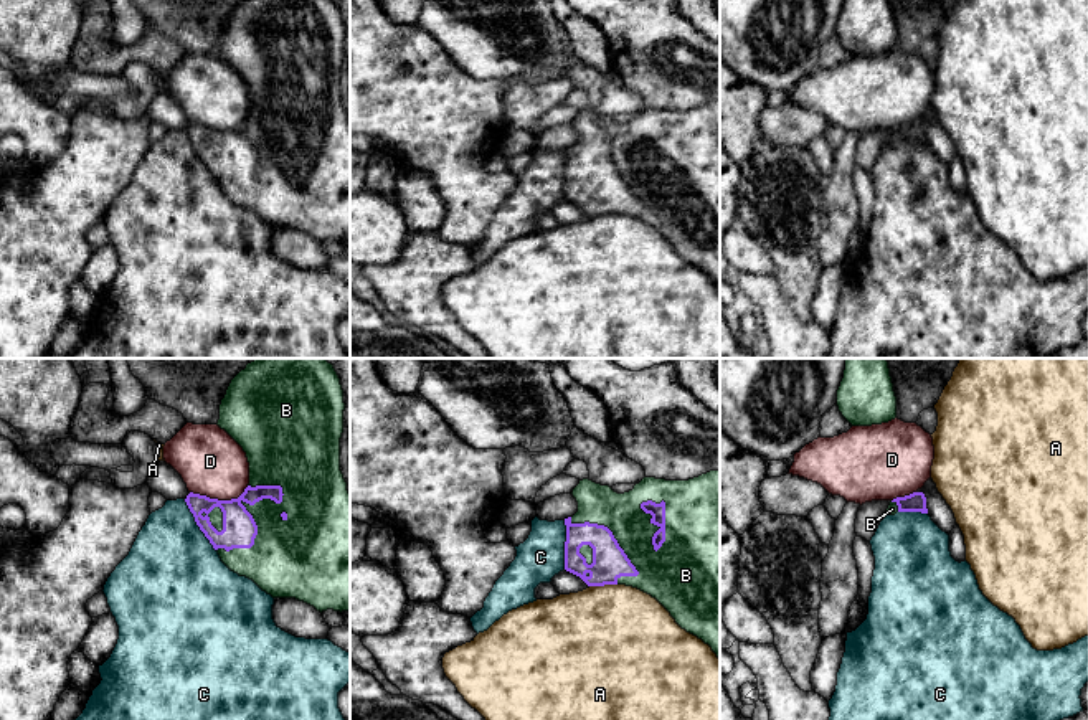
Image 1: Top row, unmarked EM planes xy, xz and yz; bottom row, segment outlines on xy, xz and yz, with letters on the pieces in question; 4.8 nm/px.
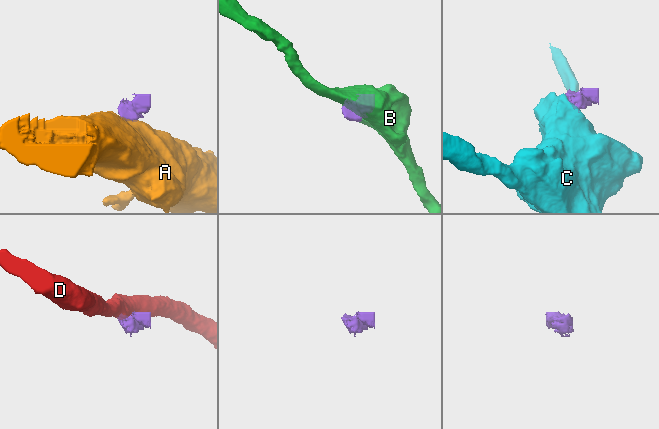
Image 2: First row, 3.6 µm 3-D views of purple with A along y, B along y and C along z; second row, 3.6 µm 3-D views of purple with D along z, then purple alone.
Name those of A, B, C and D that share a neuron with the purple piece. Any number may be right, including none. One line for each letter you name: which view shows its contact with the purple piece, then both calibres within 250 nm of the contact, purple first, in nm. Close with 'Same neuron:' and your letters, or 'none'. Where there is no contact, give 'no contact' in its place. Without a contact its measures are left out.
B: meets purple in xy; 160 nm thick on the purple side, 340 nm on the other
Same neuron: B

